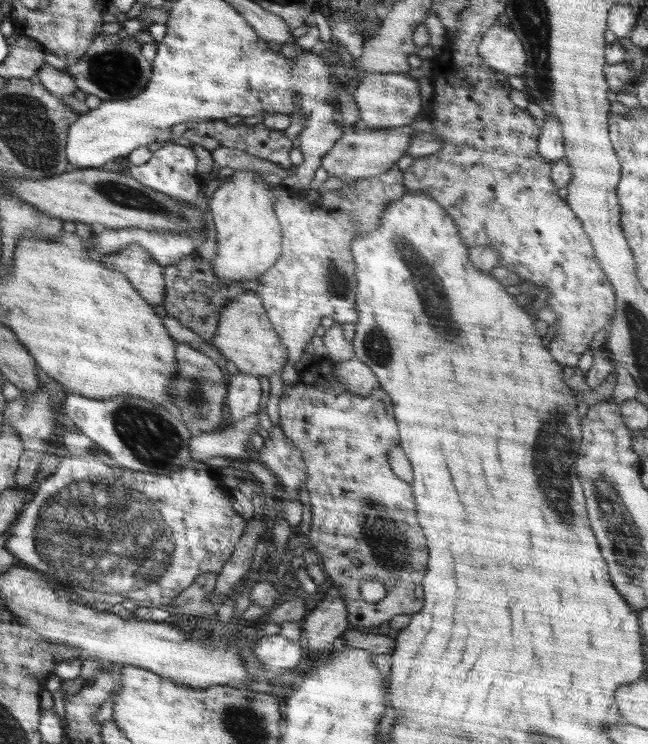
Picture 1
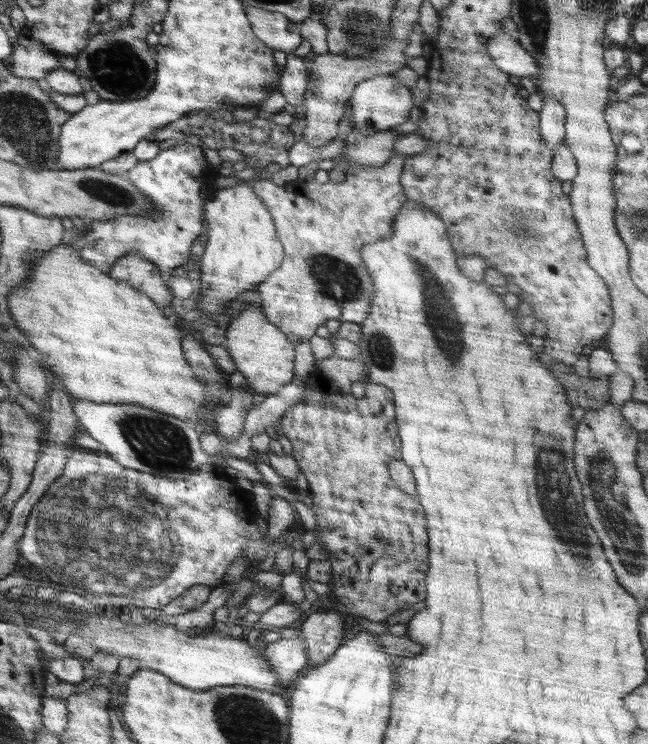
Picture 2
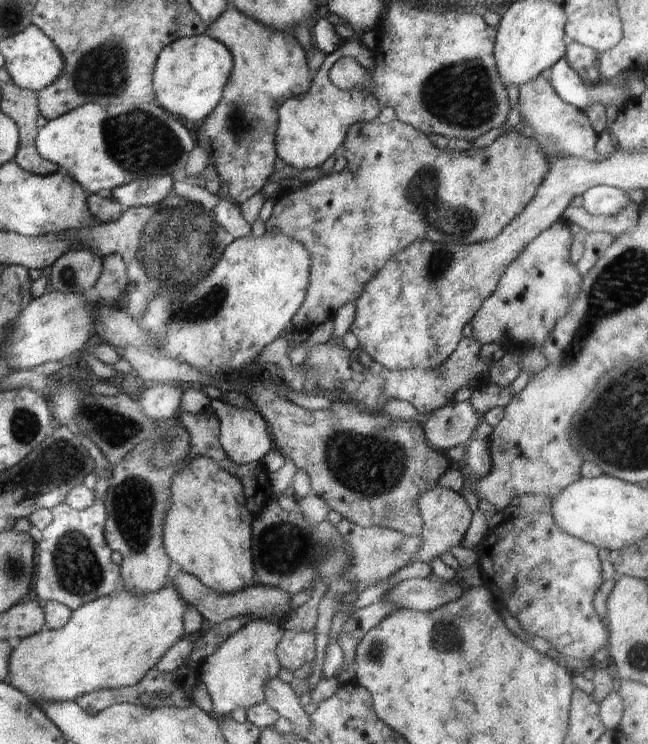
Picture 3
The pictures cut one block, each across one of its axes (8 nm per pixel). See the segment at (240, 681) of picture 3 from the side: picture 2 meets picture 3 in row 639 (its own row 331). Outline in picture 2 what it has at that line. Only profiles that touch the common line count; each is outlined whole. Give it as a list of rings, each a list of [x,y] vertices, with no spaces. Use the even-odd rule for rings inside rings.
[[[246,304],[242,314],[230,320],[224,346],[232,357],[236,370],[242,372],[257,394],[267,396],[277,393],[295,377],[294,345],[264,316],[263,310],[256,304]]]

